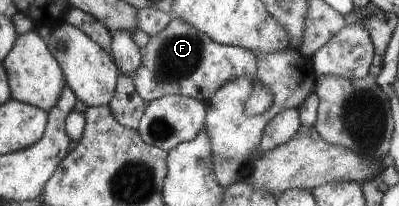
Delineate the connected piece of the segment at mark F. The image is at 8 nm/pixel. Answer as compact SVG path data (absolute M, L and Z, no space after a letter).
M173 17L168 26L151 36L148 44L139 51L142 64L133 78L138 94L147 103L164 95L184 95L206 104L219 88L231 80L249 76L257 81L259 60L252 49L212 40L180 17Z

